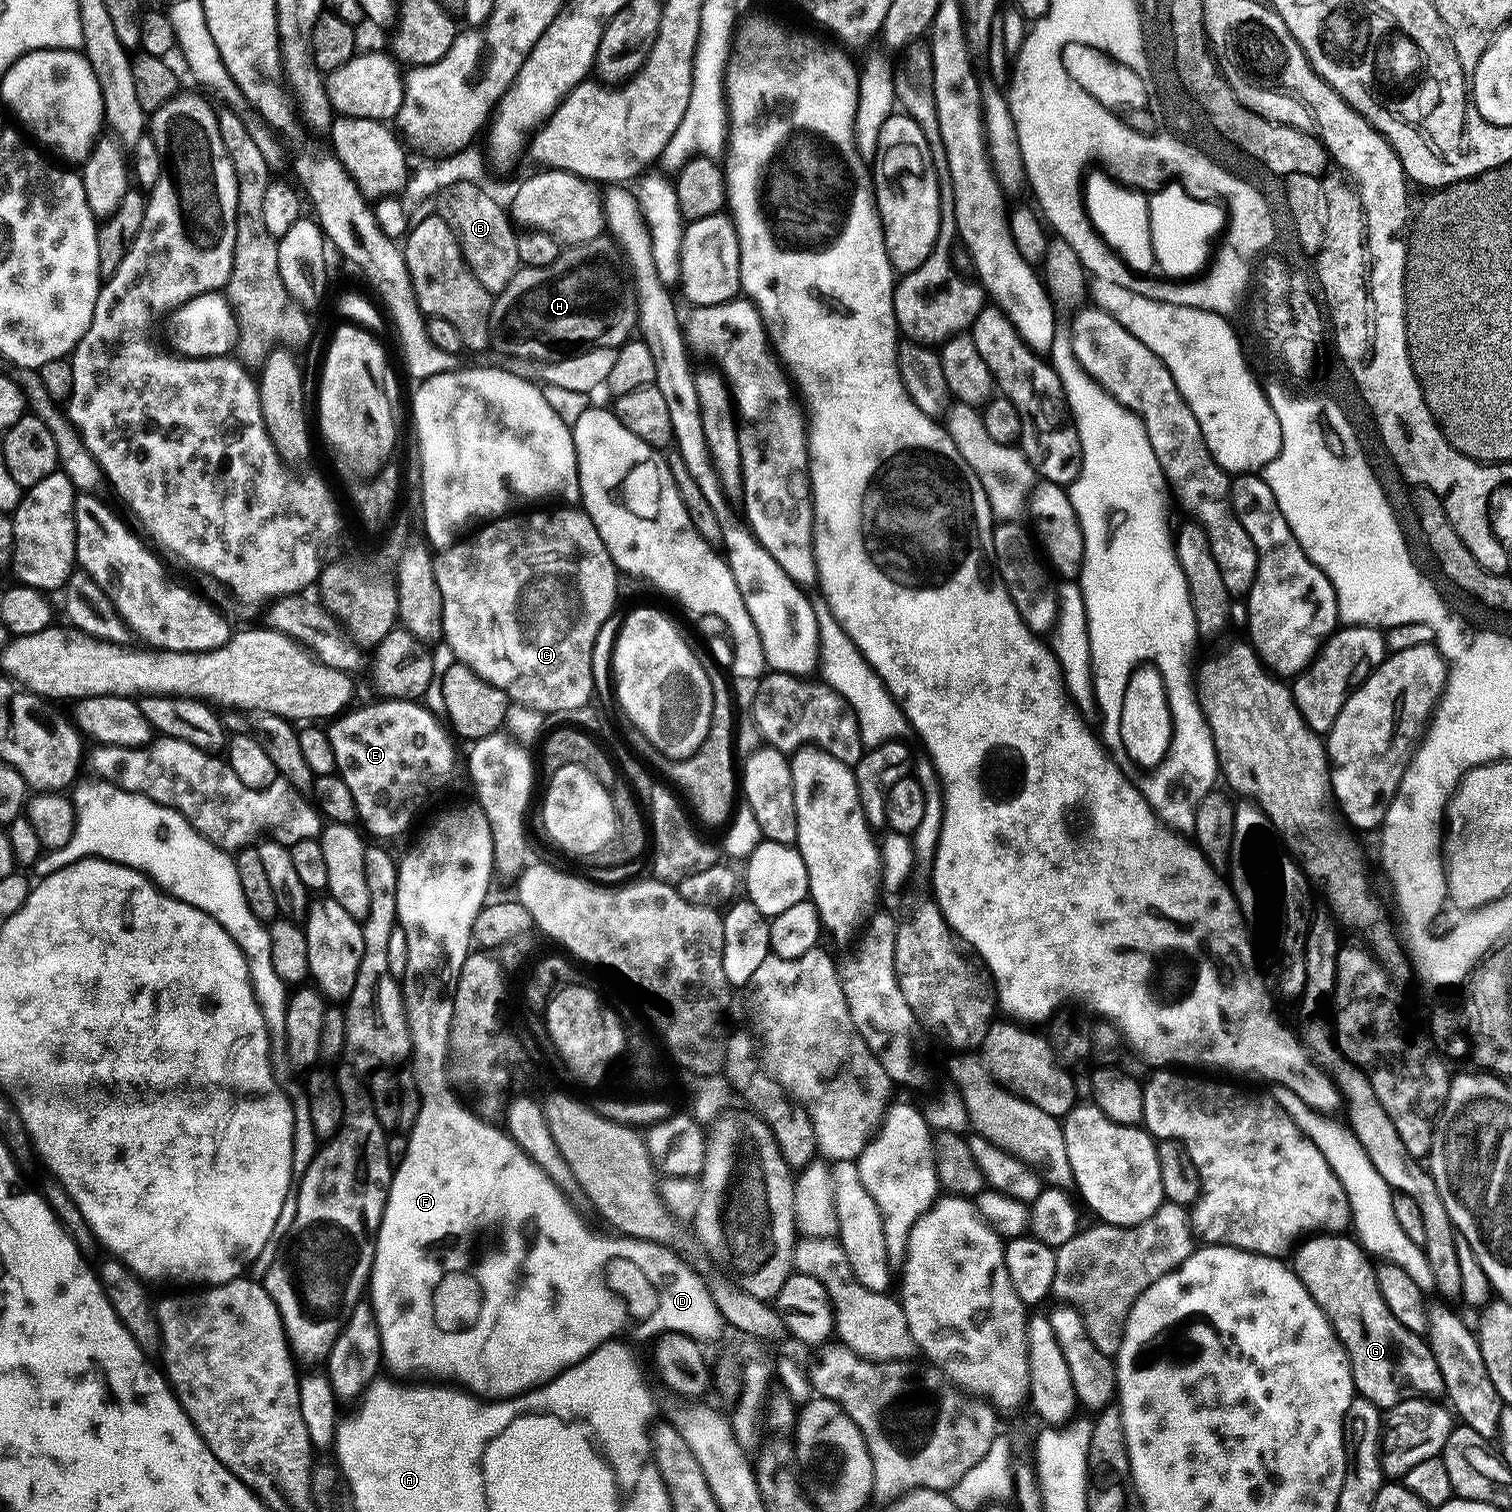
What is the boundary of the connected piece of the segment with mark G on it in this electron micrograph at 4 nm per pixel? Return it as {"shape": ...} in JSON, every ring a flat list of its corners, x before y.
{"shape":[[1316,1234,1305,1239,1295,1252,1296,1277,1324,1311,1348,1353,1352,1383,1359,1395,1365,1396,1377,1408,1387,1410,1400,1403,1400,1391,1423,1394,1428,1398,1443,1393,1442,1374,1438,1362,1434,1362,1427,1339,1402,1326,1402,1322,1390,1314,1390,1306,1386,1306,1378,1290,1373,1261,1368,1261,1371,1260,1369,1253,1351,1235]]}

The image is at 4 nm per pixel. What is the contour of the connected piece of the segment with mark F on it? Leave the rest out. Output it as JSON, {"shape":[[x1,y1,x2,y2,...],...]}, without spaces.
{"shape":[[432,1068,428,1072,428,1077,422,1083,422,1099,420,1101,420,1113,414,1122,411,1132,407,1133,408,1149,404,1152,404,1157,400,1160,400,1165,395,1165,392,1173,392,1184,388,1187,388,1201,384,1207,384,1217,380,1223,380,1229,376,1232,376,1253,372,1259,372,1274,370,1277,370,1303,372,1311,376,1313,376,1328,380,1331,380,1354,386,1368,392,1372,397,1372,400,1376,433,1376,436,1382,451,1382,453,1385,459,1386,461,1389,467,1390,469,1393,475,1394,480,1398,487,1398,489,1401,506,1400,513,1396,519,1396,521,1392,530,1392,533,1388,539,1388,541,1384,548,1383,560,1372,564,1372,571,1364,576,1364,584,1357,589,1356,593,1347,596,1345,596,1332,606,1332,604,1326,596,1324,596,1310,590,1306,596,1306,596,1292,588,1292,588,1273,601,1268,601,1263,597,1255,592,1256,590,1246,596,1236,590,1232,585,1226,583,1220,572,1210,571,1204,565,1193,560,1191,555,1183,538,1165,532,1162,522,1151,519,1146,514,1143,507,1131,494,1128,494,1124,487,1119,481,1119,480,1116,473,1111,471,1107,463,1108,460,1105,461,1097,450,1087,449,1081,446,1079,445,1069]]}

